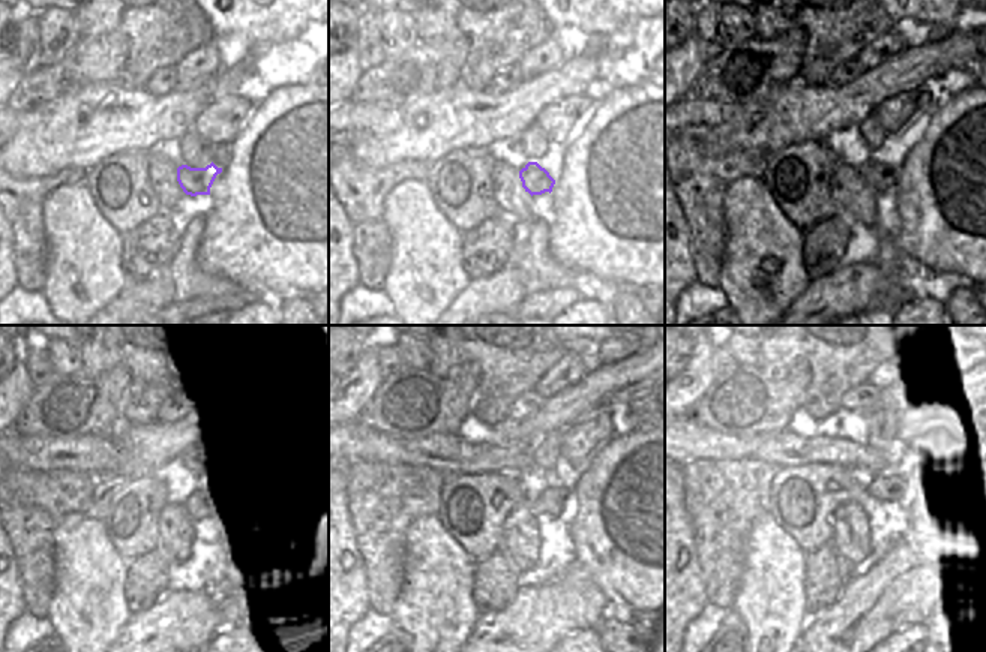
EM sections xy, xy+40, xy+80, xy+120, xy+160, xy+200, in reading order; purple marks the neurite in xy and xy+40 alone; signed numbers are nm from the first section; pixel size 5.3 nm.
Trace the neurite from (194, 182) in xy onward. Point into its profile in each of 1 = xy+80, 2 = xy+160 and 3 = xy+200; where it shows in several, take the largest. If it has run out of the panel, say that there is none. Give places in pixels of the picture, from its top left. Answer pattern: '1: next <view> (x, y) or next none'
1: next xy+80 (880, 176)
2: next xy+160 (554, 501)
3: next xy+200 (887, 487)

